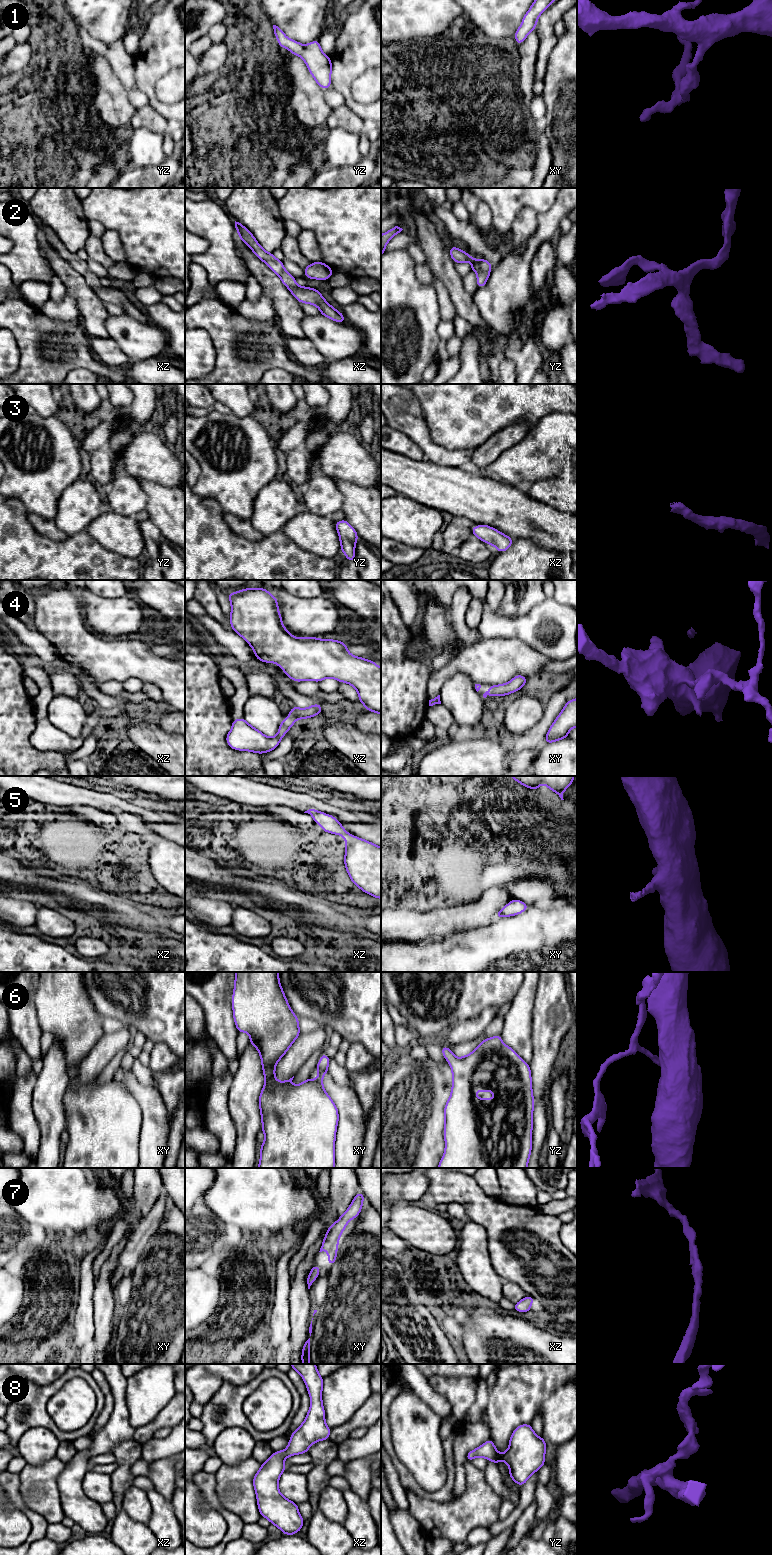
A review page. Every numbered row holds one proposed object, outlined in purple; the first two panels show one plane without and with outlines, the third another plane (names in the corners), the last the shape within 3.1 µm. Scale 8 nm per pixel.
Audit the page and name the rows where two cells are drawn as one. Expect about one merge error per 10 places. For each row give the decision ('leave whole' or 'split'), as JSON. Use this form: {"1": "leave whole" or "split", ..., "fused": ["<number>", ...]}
{"1": "leave whole", "2": "leave whole", "3": "leave whole", "4": "leave whole", "5": "leave whole", "6": "leave whole", "7": "leave whole", "8": "leave whole", "fused": []}

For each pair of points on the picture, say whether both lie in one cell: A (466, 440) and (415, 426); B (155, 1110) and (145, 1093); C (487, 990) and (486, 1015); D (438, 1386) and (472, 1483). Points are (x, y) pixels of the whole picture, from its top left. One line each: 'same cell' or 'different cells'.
A: different cells
B: same cell
C: different cells
D: different cells

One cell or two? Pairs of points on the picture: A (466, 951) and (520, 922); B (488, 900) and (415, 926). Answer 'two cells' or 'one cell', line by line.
A: one cell
B: one cell

